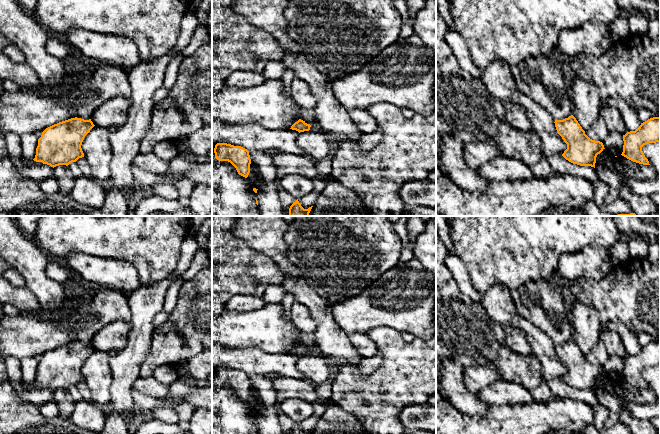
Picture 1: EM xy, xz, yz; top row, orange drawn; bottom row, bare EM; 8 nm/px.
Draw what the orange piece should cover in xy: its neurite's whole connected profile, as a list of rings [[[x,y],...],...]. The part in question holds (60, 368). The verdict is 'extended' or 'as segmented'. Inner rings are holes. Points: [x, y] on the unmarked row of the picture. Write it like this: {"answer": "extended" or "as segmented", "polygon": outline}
{"answer": "as segmented", "polygon": [[[71,342],[46,352],[38,363],[36,386],[56,391],[68,390],[84,381],[81,369],[95,349],[89,344]]]}

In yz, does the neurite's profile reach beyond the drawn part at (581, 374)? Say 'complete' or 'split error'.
complete

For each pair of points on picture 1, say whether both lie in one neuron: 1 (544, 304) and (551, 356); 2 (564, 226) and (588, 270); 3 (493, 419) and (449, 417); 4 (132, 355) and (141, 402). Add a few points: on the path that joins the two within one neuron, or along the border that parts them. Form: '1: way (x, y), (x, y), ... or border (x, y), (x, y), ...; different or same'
1: border (529, 322), (541, 330), (554, 344); different
2: border (601, 247), (587, 245), (563, 253), (556, 261); different
3: way (482, 423), (460, 423); same
4: border (132, 386), (131, 397), (135, 408); different

